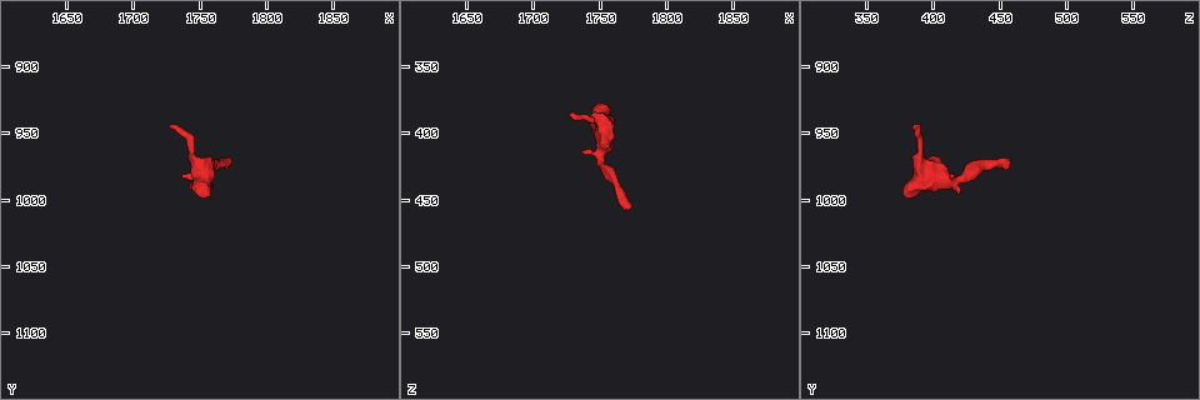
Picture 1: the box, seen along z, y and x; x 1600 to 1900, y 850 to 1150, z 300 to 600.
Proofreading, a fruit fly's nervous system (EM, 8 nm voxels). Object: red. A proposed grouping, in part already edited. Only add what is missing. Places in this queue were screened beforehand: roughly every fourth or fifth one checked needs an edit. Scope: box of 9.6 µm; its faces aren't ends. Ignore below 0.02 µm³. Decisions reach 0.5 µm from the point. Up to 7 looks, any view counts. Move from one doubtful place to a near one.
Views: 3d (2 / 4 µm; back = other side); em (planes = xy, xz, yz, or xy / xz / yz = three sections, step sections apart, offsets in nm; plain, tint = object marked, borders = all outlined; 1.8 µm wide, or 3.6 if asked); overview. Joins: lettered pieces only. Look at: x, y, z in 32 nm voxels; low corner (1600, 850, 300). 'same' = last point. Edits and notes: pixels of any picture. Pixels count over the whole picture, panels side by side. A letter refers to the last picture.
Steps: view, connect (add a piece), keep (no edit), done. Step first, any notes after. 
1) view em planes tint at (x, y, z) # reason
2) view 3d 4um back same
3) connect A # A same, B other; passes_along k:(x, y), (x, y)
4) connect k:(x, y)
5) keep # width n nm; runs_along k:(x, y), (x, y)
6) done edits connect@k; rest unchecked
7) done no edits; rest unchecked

view 3d 4um at (1772, 968, 456)

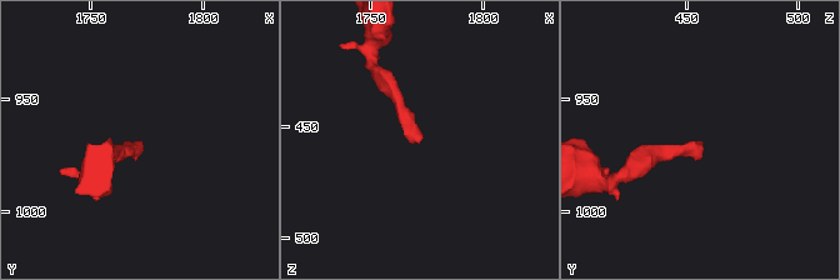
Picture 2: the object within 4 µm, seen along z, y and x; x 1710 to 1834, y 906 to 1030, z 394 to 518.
view em xy step 8 borders at (1773, 969, 455) # shape alone is not enough

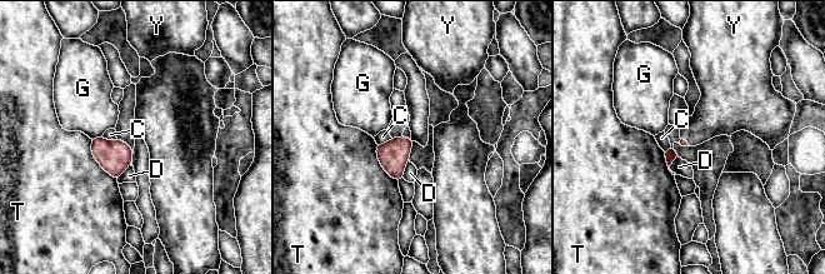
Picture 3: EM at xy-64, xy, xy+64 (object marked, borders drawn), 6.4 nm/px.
view em planes borders same # cut it another way

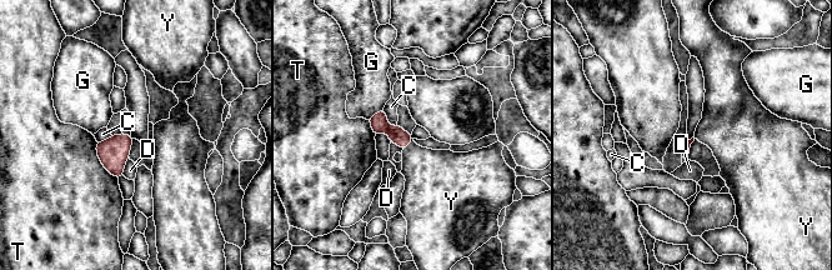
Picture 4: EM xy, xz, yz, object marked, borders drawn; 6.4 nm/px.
connect Y # longest_contact T 280 nm; C other, D other, G other, T other, Y same; passes_along 4:(379, 121), (407, 145), (431, 175); it goes on there

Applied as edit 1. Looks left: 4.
view overview # redraw

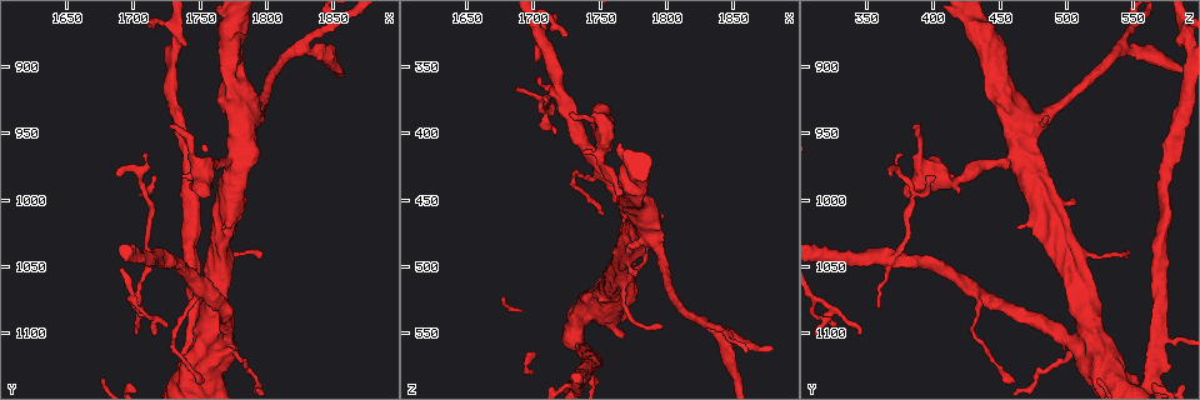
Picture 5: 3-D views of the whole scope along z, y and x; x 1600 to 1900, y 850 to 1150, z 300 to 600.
view em planes tint at (1746, 998, 378) # stops while still wide

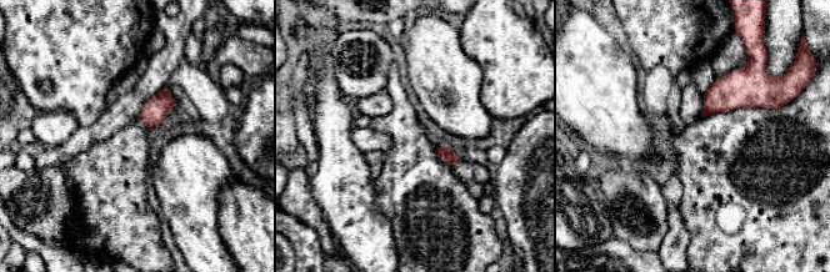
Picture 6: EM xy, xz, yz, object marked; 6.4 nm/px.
view em planes borders same # what lies round it

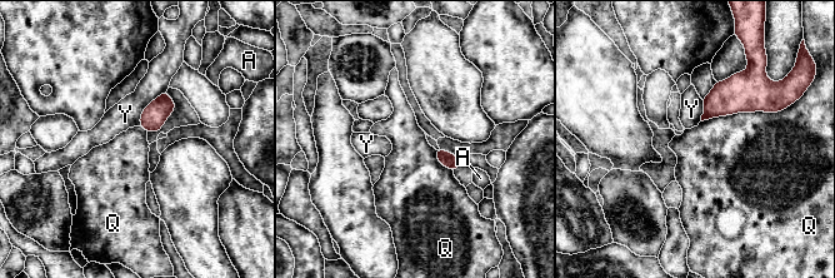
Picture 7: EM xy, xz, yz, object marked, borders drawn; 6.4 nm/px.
keep # A other, Q other, Y other; border 7:(778, 112), (738, 112), (701, 122); no lettered piece goes on from it

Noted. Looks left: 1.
done edits connect@4; rest unchecked

